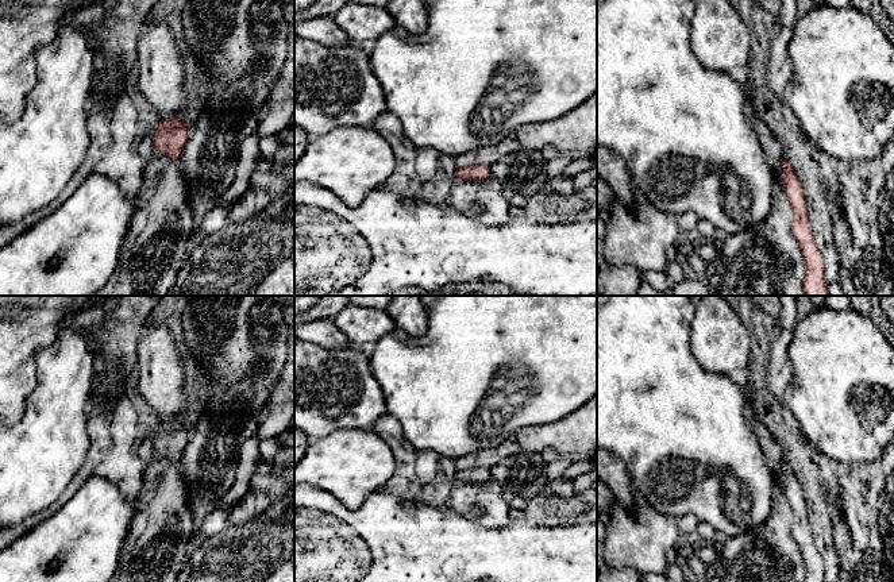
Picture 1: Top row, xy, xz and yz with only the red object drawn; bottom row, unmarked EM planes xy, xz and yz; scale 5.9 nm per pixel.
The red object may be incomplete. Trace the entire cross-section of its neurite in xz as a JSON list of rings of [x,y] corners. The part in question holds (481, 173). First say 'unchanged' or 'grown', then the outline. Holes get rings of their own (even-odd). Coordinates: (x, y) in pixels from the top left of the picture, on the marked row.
grown; [[[452,155],[440,157],[440,169],[455,180],[486,181],[490,177],[490,166],[475,165],[470,167],[458,167]]]

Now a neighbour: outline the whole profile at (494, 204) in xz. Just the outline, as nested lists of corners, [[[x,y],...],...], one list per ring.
[[[456,180],[448,204],[471,212],[477,205],[481,209],[481,221],[486,226],[500,226],[509,220],[509,197],[497,189],[490,189],[481,181]]]

